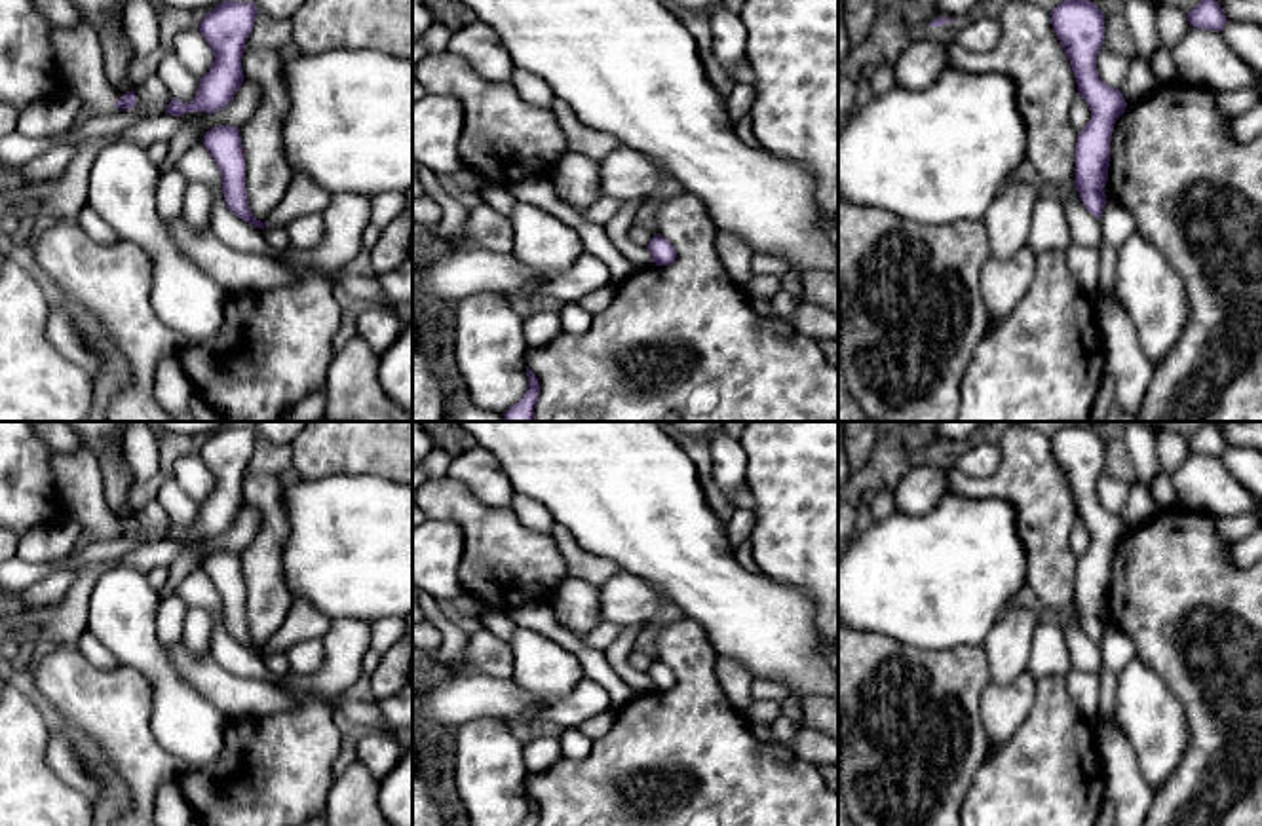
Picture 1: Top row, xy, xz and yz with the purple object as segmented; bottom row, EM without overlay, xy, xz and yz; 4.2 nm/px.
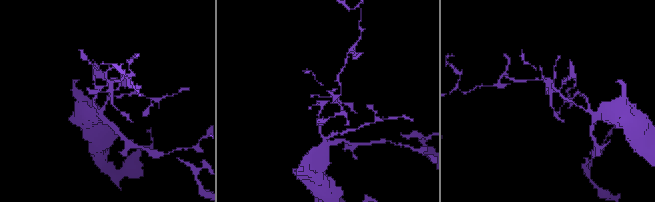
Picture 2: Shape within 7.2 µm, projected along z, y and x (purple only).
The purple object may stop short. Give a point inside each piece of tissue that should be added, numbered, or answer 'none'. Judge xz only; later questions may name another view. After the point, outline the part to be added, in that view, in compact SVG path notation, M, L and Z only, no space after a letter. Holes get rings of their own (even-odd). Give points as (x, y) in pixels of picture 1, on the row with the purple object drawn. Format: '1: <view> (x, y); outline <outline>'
none

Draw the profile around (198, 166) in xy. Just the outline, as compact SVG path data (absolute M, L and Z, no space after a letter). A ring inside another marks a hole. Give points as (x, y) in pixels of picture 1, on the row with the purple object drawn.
M203 144L192 146L179 160L179 165L190 182L207 184L213 190L215 205L211 213L211 230L222 243L241 253L264 254L274 260L279 258L281 251L276 251L266 243L262 228L241 220L228 209L220 169Z

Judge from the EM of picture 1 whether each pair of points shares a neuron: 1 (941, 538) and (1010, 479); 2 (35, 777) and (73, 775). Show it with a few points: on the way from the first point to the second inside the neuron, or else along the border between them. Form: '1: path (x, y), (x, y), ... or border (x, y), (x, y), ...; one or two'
1: border (949, 492), (1004, 498), (1013, 507), (1017, 530); two
2: border (48, 735), (46, 764), (90, 800); two

